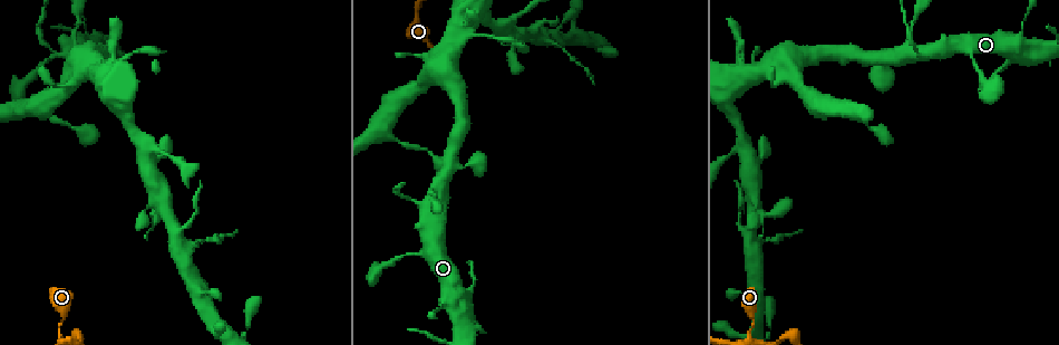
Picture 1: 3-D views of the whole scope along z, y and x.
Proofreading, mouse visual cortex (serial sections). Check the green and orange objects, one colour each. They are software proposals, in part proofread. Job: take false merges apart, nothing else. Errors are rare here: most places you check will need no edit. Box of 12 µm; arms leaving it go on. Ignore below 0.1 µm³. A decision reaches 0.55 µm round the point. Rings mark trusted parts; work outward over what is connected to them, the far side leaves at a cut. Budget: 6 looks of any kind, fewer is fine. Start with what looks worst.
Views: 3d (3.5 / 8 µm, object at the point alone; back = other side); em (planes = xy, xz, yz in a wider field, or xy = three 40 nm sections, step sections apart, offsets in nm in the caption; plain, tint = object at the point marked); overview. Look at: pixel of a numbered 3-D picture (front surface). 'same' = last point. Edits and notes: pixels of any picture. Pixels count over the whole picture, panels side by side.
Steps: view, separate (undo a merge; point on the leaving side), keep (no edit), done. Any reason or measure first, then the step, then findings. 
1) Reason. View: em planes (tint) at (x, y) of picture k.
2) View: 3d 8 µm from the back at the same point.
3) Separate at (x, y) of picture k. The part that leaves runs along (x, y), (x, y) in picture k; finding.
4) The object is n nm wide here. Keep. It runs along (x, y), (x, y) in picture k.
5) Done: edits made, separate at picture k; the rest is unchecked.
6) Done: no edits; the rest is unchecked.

Three-way junction. View: 3d 3.5 µm at (750, 329) of picture 1.

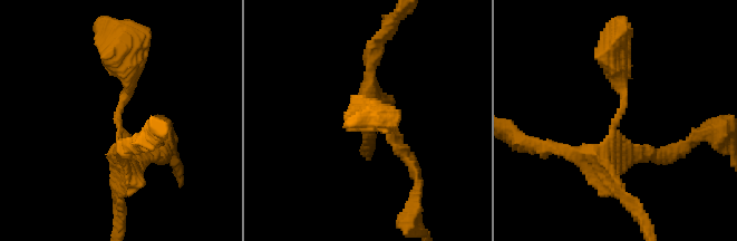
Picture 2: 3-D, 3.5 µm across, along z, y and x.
View: em xy step 5 (tint) at (116, 116) of picture 2.

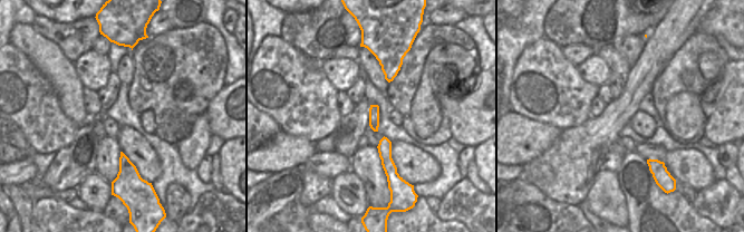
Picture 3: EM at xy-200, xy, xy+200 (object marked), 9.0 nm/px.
The object is 100 nm wide here. Keep. It runs along (124, 44), (117, 126), (154, 156) in picture 2; one cell here.

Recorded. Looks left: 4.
Four or more arms meet. View: 3d 3.5 µm at (434, 189) of picture 1.

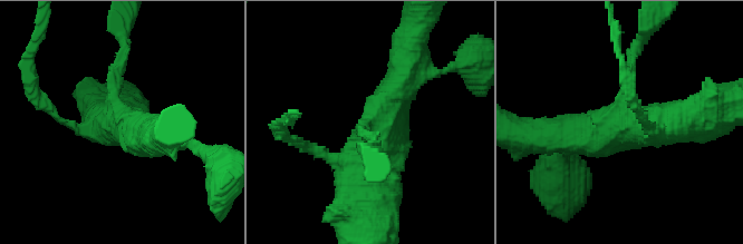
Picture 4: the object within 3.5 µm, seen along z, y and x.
Keep. It runs along (367, 218), (367, 165), (401, 81) in picture 4; continuous, no second cell.

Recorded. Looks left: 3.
View: 3d 3.5 µm at (443, 75) of picture 1.

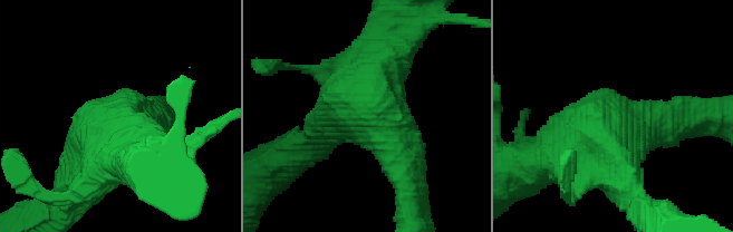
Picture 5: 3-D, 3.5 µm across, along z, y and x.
View: em xy step 1 (tint) at (372, 113) of picture 5.

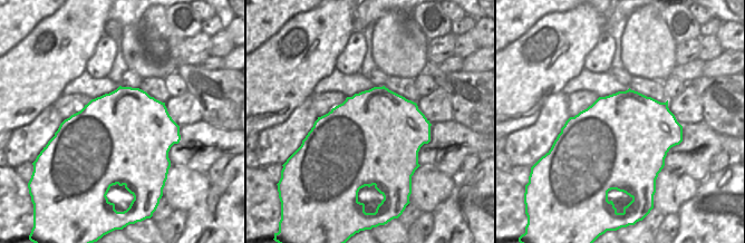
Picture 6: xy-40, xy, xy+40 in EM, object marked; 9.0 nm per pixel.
View: em xy step 2 (tint) at the same point.

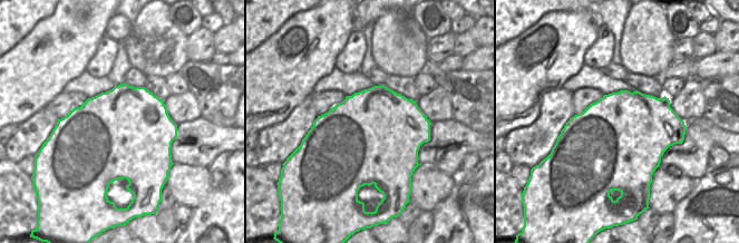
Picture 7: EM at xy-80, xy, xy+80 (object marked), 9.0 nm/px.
Keep. It runs along (676, 121), (592, 124), (550, 158) in picture 5; one cell here.

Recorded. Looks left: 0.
Done: no edits; the rest is unchecked.

